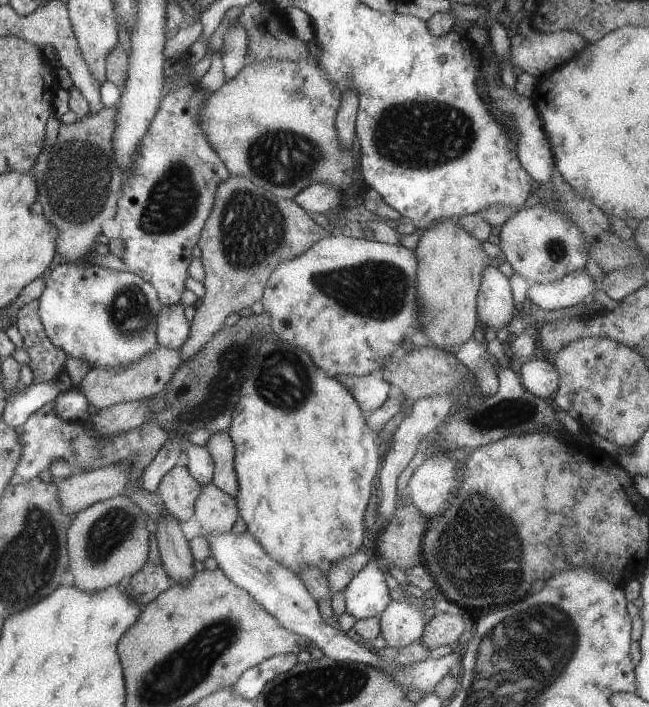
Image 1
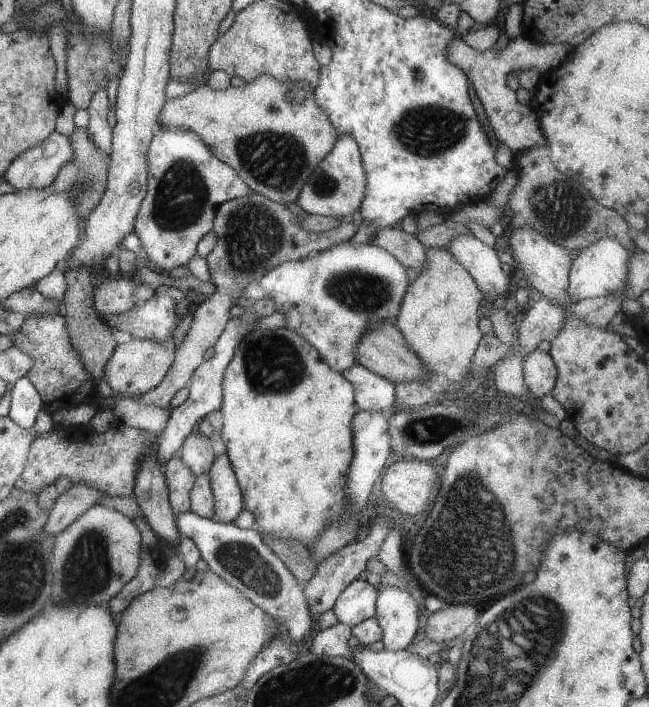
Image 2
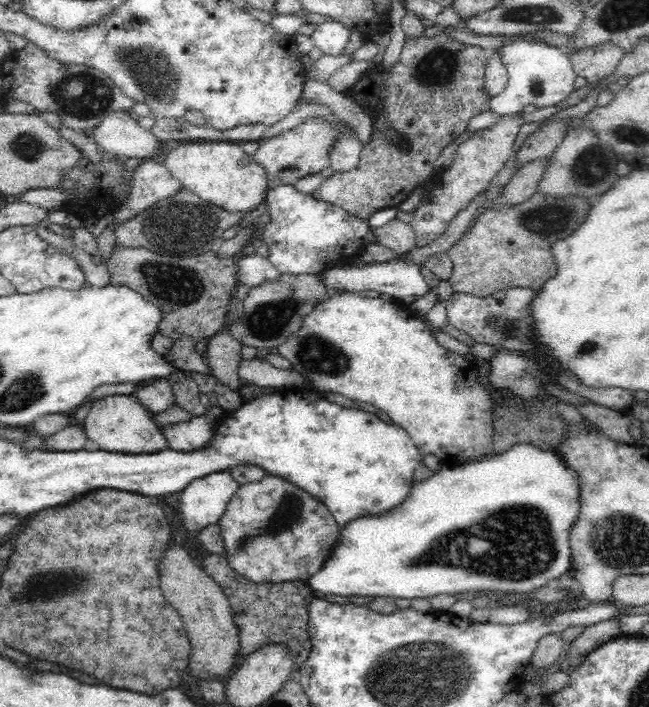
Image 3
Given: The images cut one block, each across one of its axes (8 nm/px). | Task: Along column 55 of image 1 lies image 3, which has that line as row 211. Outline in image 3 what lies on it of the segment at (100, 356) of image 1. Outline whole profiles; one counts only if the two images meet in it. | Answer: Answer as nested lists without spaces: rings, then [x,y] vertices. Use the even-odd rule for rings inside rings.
[[[294,185],[268,190],[265,202],[268,222],[259,227],[258,236],[268,246],[267,259],[281,274],[316,275],[320,271],[346,267],[358,260],[358,252],[365,247],[369,227],[364,221],[335,204],[300,192]]]

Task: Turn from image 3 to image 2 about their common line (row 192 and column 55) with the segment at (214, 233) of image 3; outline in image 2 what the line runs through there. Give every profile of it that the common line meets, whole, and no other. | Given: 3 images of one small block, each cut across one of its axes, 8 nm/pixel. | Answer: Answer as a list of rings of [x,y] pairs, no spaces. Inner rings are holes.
[[[75,127],[68,136],[73,156],[62,164],[62,167],[54,176],[49,188],[55,193],[69,193],[72,203],[79,215],[88,214],[101,200],[106,188],[108,161],[106,156],[92,143],[86,130]]]

